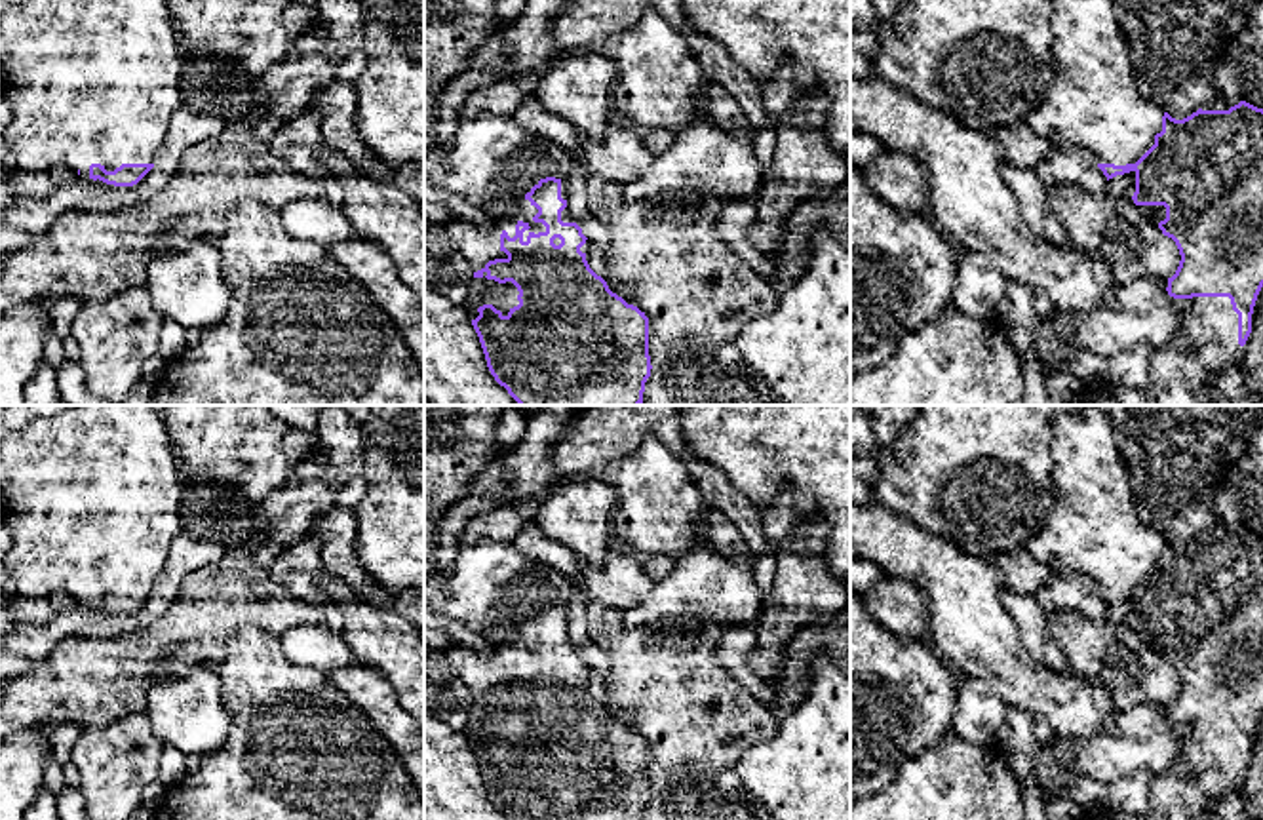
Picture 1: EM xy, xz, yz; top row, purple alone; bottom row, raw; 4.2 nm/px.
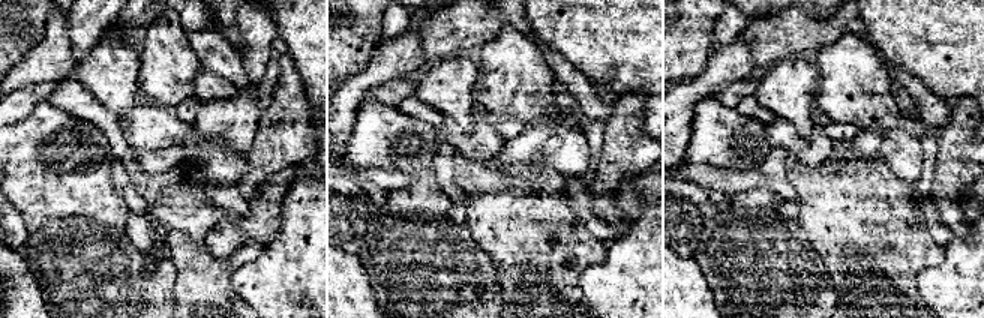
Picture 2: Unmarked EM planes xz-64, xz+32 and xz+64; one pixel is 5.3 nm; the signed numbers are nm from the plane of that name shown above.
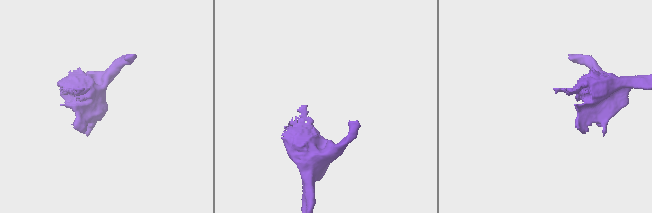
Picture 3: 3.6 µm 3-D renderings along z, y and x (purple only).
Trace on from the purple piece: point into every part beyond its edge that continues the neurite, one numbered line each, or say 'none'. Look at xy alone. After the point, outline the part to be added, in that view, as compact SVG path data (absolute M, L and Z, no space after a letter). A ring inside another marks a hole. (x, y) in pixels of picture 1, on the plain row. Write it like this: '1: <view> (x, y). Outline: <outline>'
none

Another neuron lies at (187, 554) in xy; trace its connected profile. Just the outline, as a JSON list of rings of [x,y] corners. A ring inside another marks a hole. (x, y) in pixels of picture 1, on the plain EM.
[[[181,531],[171,542],[154,594],[137,611],[114,613],[67,599],[48,624],[19,622],[15,632],[0,637],[0,685],[40,666],[67,635],[118,637],[146,628],[165,613],[167,601],[181,592],[190,573],[219,561],[232,546],[249,540],[253,538],[200,538]]]

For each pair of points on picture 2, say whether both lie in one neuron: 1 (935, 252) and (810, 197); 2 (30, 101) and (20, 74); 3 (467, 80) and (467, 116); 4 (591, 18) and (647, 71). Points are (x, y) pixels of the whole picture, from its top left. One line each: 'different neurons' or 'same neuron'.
1: same neuron
2: different neurons
3: same neuron
4: same neuron

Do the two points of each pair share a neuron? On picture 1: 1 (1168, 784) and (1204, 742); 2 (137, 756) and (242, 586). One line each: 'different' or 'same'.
1: same
2: different

